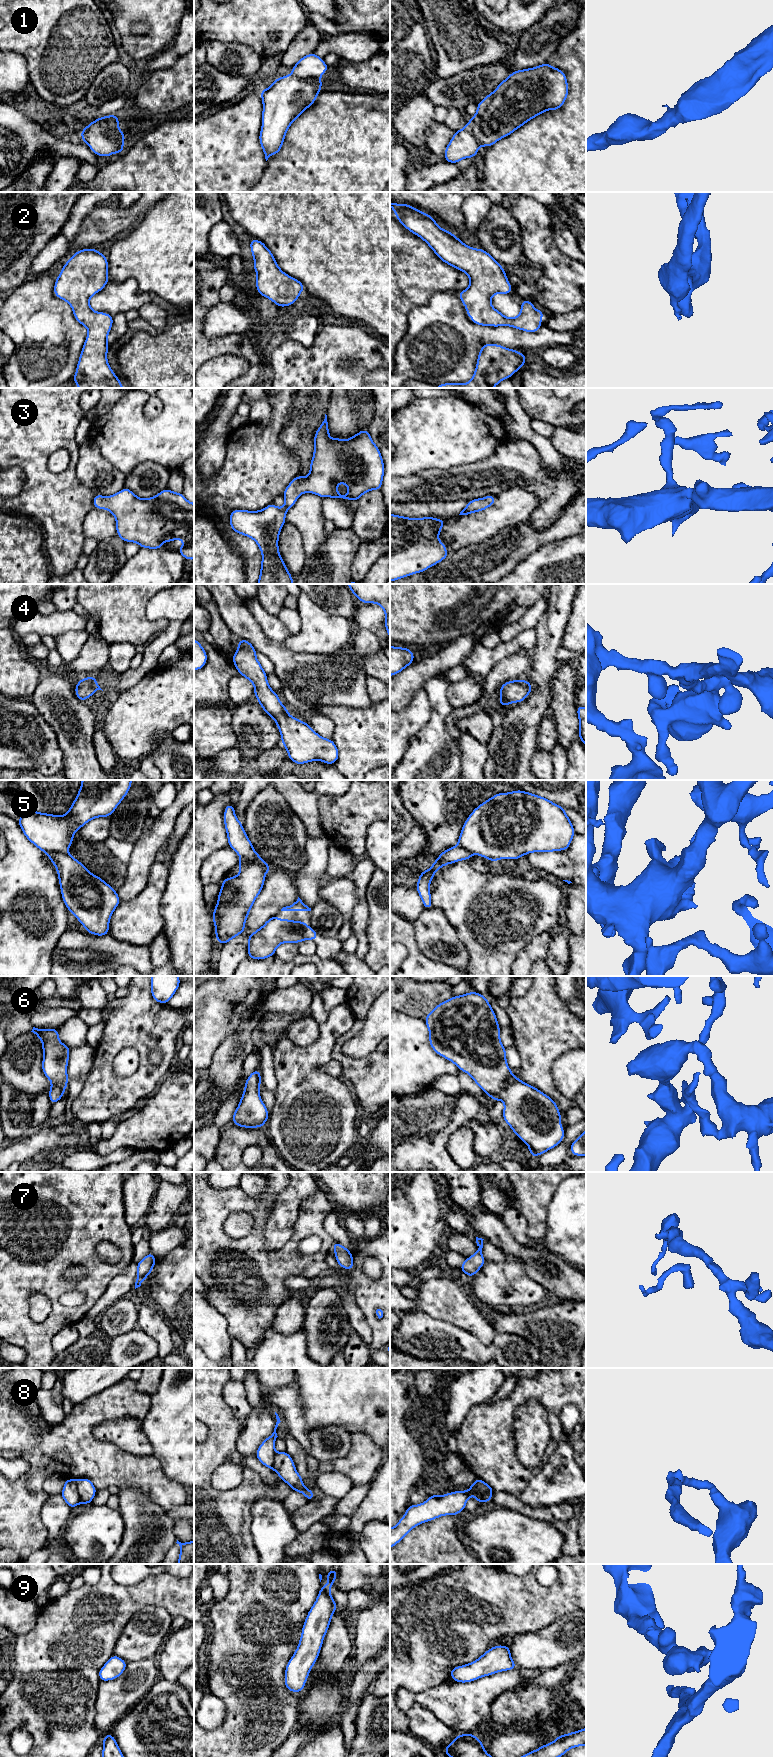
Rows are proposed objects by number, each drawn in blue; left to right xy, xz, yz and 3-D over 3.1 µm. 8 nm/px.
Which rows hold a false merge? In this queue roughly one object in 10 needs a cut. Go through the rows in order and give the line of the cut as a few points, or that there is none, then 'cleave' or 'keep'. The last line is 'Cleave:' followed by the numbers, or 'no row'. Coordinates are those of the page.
1: no cut; keep
2: no cut; keep
3: no cut; keep
4: no cut; keep
5: no cut; keep
6: no cut; keep
7: no cut; keep
8: cut in xy along (75, 1480), (81, 1502); cleave
9: no cut; keep
Cleave: 8

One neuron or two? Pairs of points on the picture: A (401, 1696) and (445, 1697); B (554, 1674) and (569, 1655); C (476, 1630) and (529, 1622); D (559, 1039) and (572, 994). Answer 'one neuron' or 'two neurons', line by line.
A: two neurons
B: two neurons
C: one neuron
D: two neurons

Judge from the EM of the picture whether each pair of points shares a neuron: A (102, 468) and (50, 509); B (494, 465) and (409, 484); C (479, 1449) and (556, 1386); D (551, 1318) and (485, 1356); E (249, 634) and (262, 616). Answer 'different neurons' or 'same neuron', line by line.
A: different neurons
B: same neuron
C: same neuron
D: different neurons
E: different neurons

